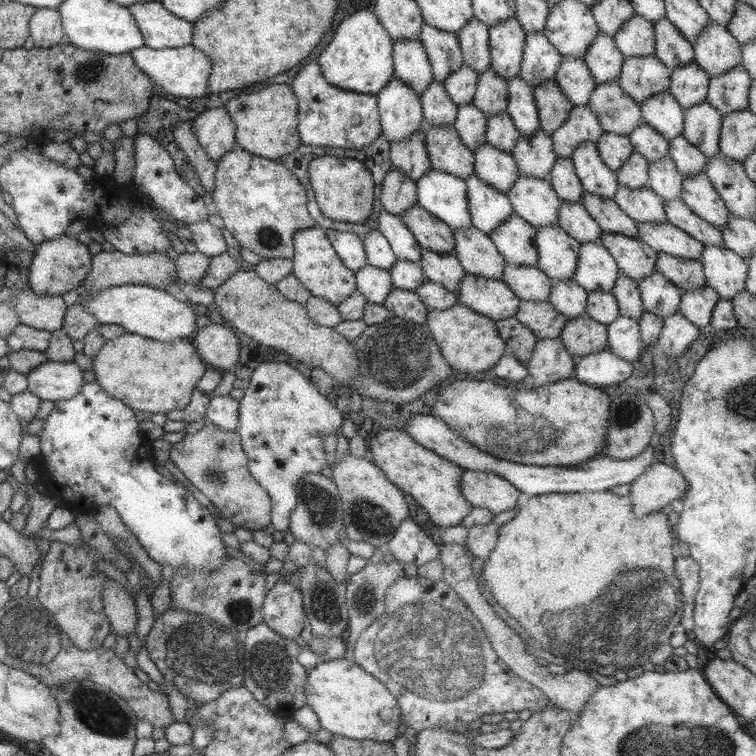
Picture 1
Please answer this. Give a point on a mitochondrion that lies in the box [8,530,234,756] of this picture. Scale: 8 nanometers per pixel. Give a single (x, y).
(101, 713)

